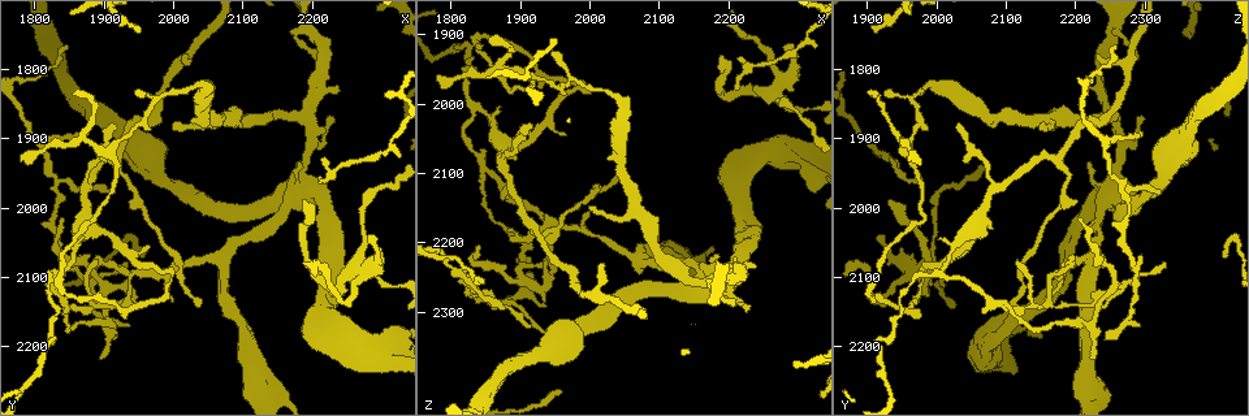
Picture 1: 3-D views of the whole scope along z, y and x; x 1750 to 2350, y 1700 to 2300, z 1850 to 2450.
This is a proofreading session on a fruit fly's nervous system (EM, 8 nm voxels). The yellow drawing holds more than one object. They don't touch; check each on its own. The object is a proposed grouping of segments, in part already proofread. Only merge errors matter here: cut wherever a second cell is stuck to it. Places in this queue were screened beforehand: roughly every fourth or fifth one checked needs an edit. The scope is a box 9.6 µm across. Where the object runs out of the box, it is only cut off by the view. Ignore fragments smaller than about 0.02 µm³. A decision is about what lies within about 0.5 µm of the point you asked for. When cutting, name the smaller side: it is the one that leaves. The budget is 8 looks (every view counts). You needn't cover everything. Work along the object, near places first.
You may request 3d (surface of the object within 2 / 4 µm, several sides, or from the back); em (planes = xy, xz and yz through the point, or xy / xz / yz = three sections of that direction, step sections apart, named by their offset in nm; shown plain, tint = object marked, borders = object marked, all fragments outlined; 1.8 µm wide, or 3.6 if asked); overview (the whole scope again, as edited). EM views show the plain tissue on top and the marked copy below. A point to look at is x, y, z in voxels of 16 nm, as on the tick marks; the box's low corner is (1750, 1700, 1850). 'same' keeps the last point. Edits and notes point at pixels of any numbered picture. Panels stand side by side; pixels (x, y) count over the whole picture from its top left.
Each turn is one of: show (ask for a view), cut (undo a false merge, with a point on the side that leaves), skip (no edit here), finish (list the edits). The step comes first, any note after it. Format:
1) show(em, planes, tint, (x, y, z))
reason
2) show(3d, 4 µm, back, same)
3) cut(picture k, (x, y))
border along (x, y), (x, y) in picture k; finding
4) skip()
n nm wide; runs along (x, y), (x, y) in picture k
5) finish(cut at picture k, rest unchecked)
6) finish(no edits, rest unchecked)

show(em, yz, step 4, tint, (2200, 1895, 2260))
two arms in line, one across

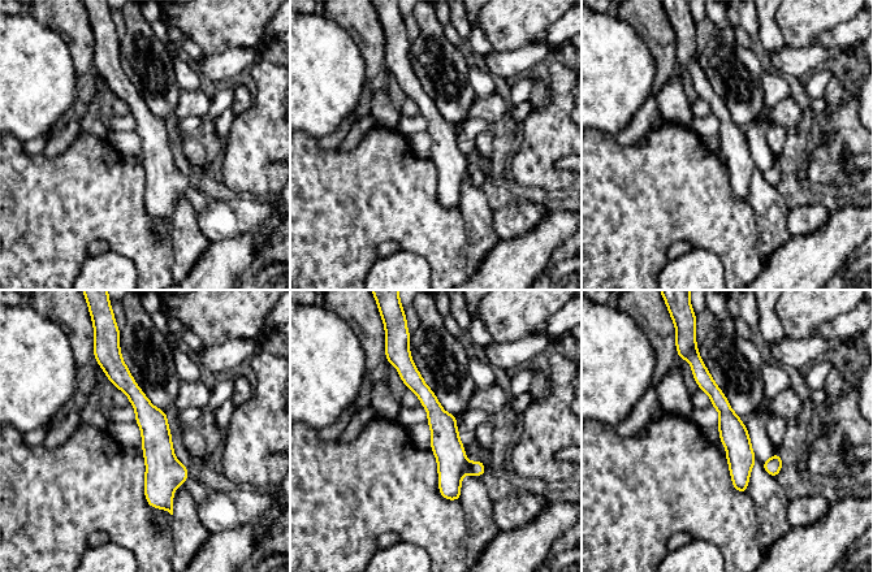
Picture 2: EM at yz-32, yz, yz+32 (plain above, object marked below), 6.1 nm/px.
skip()
all the same cell

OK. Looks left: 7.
show(em, xz, step 4, borders, (1940, 1905, 2355))
thick turns thin

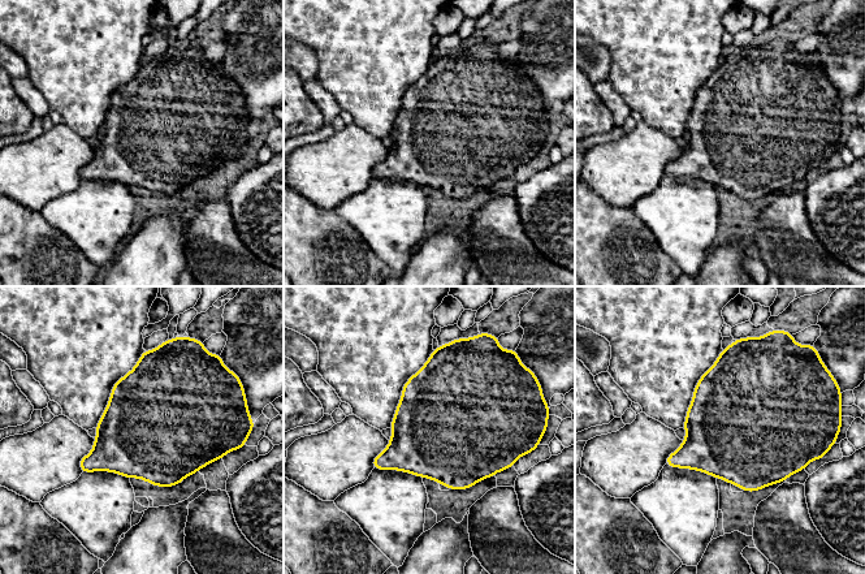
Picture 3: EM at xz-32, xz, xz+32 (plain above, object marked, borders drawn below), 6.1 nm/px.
skip()
all the same cell

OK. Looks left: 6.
show(em, planes, borders, (1915, 2140, 1935))
touches itself

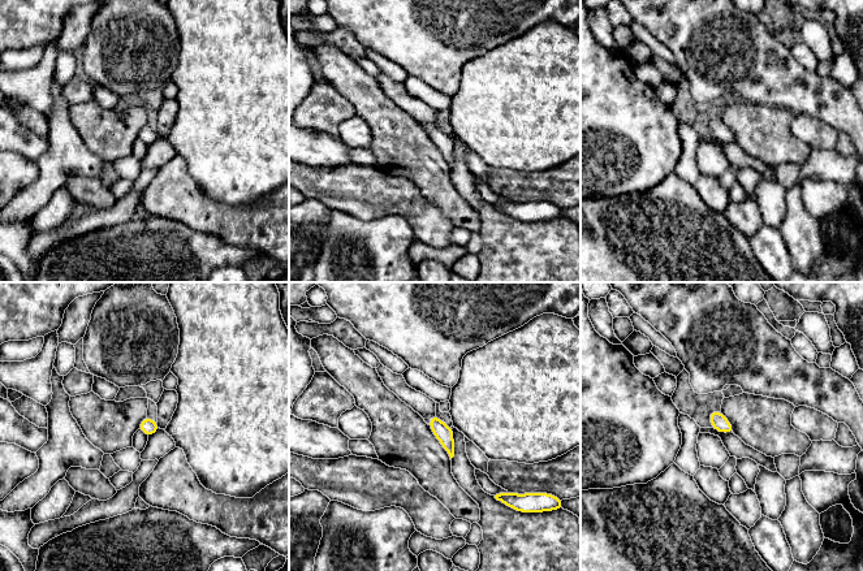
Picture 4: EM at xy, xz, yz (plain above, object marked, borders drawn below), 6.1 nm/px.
skip()
100 nm wide; continuous, no second cell

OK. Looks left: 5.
finish(no edits, rest unchecked)

